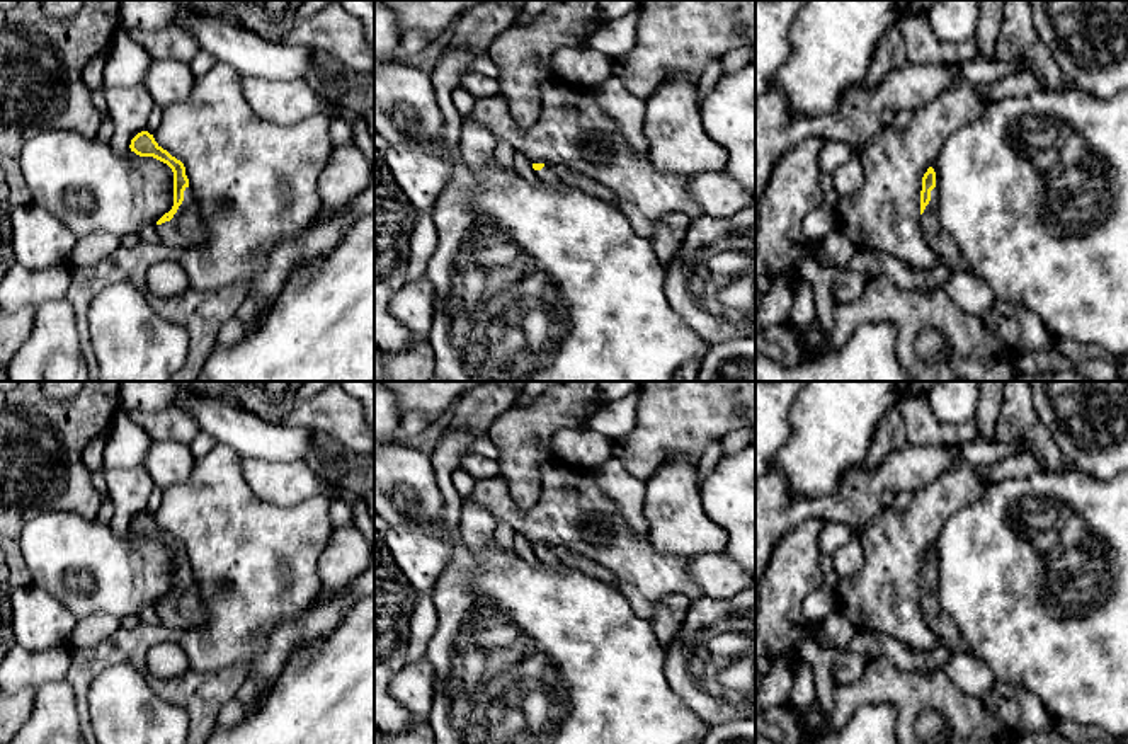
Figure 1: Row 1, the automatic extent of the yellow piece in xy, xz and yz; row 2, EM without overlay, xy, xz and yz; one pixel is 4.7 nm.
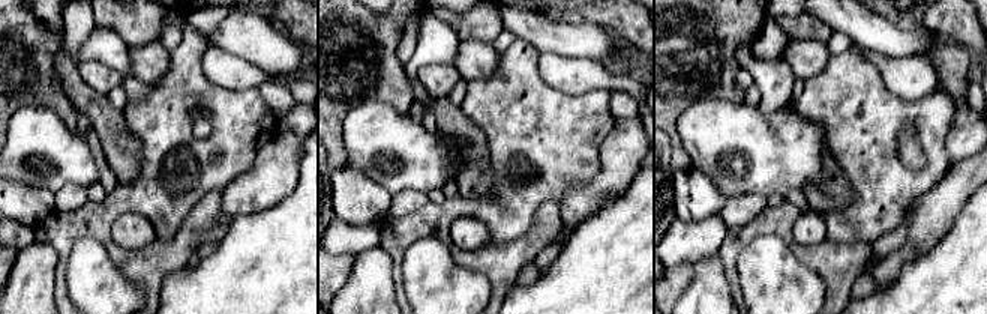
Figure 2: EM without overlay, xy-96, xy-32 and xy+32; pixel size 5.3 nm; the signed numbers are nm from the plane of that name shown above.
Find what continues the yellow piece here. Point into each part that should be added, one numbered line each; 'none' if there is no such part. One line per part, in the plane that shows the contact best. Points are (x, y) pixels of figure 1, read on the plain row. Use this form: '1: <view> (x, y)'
1: xy (186, 612)

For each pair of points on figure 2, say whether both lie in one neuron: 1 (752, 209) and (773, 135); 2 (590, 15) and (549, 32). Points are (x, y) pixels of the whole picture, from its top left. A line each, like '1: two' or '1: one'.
1: two
2: two

